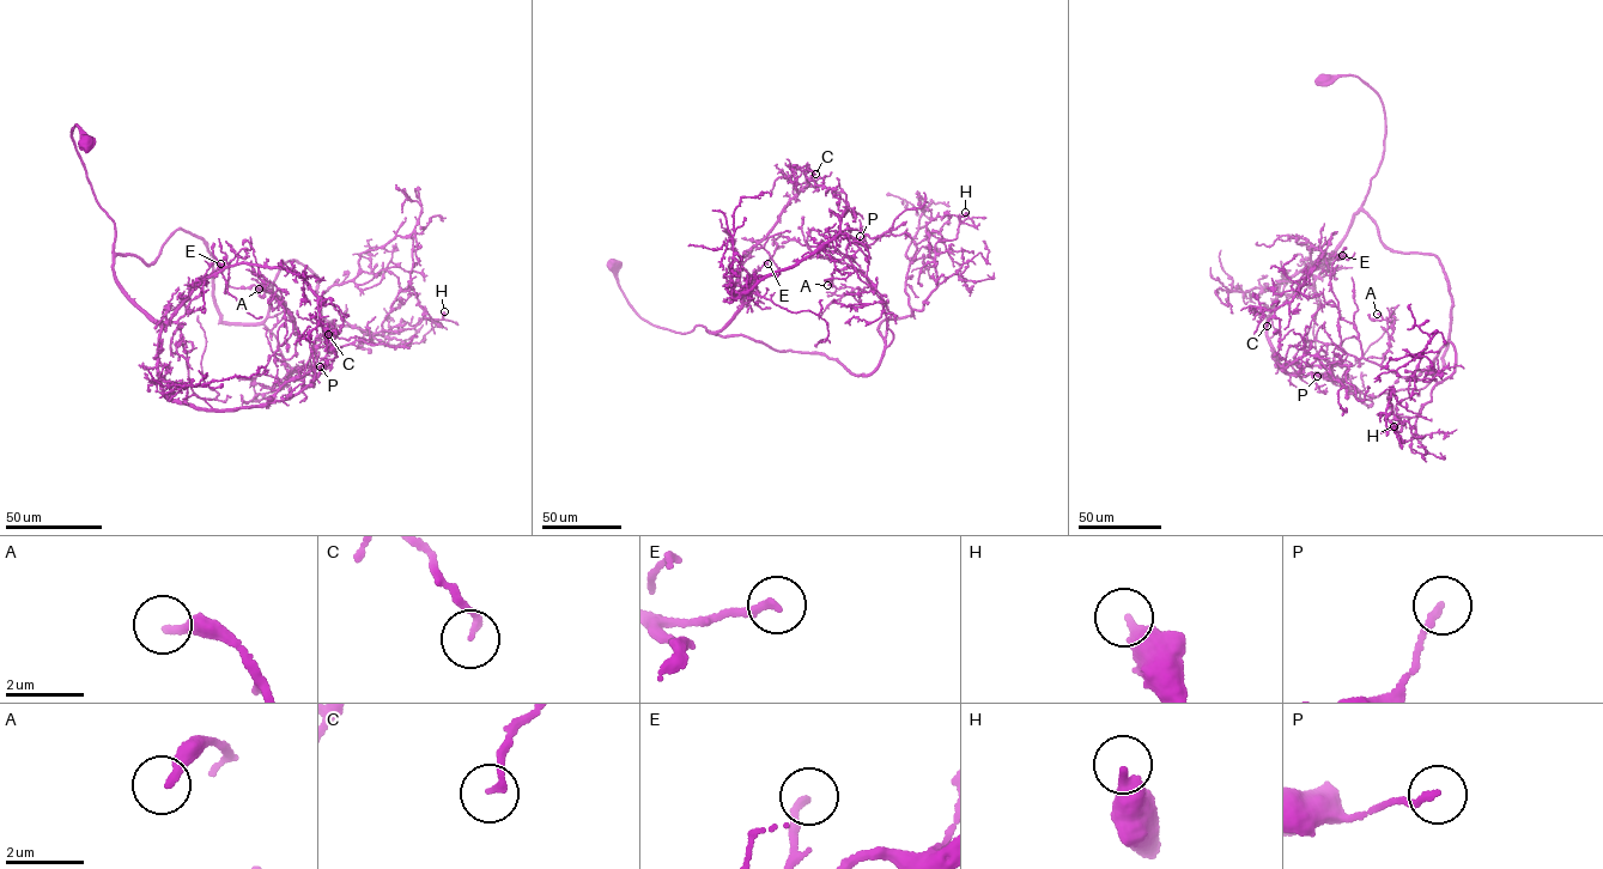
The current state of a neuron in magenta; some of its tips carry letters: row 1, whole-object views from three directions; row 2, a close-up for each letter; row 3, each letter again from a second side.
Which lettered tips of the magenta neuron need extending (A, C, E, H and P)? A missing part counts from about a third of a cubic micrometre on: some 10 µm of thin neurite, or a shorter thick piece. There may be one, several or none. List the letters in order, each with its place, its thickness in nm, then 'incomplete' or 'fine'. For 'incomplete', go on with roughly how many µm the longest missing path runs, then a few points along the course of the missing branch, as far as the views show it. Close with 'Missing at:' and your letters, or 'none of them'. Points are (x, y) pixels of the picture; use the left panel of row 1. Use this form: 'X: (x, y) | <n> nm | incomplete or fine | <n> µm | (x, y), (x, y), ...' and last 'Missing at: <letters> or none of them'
A: (259, 289) | 220 nm | incomplete | 10 µm
C: (328, 334) | 160 nm | fine
E: (220, 263) | 200 nm | fine
H: (444, 311) | 380 nm | fine
P: (320, 366) | 170 nm | fine
Missing at: A

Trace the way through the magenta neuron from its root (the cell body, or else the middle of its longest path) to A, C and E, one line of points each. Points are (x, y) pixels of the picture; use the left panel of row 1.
A: (85, 141), (76, 125), (114, 253), (151, 263), (187, 231), (220, 320), (285, 310), (296, 328), (259, 289)
C: (85, 141), (76, 125), (114, 223), (116, 281), (153, 318), (242, 263), (304, 279), (328, 334)
E: (85, 141), (76, 125), (87, 182), (114, 223), (114, 274), (133, 301), (174, 322), (193, 285), (220, 263)

